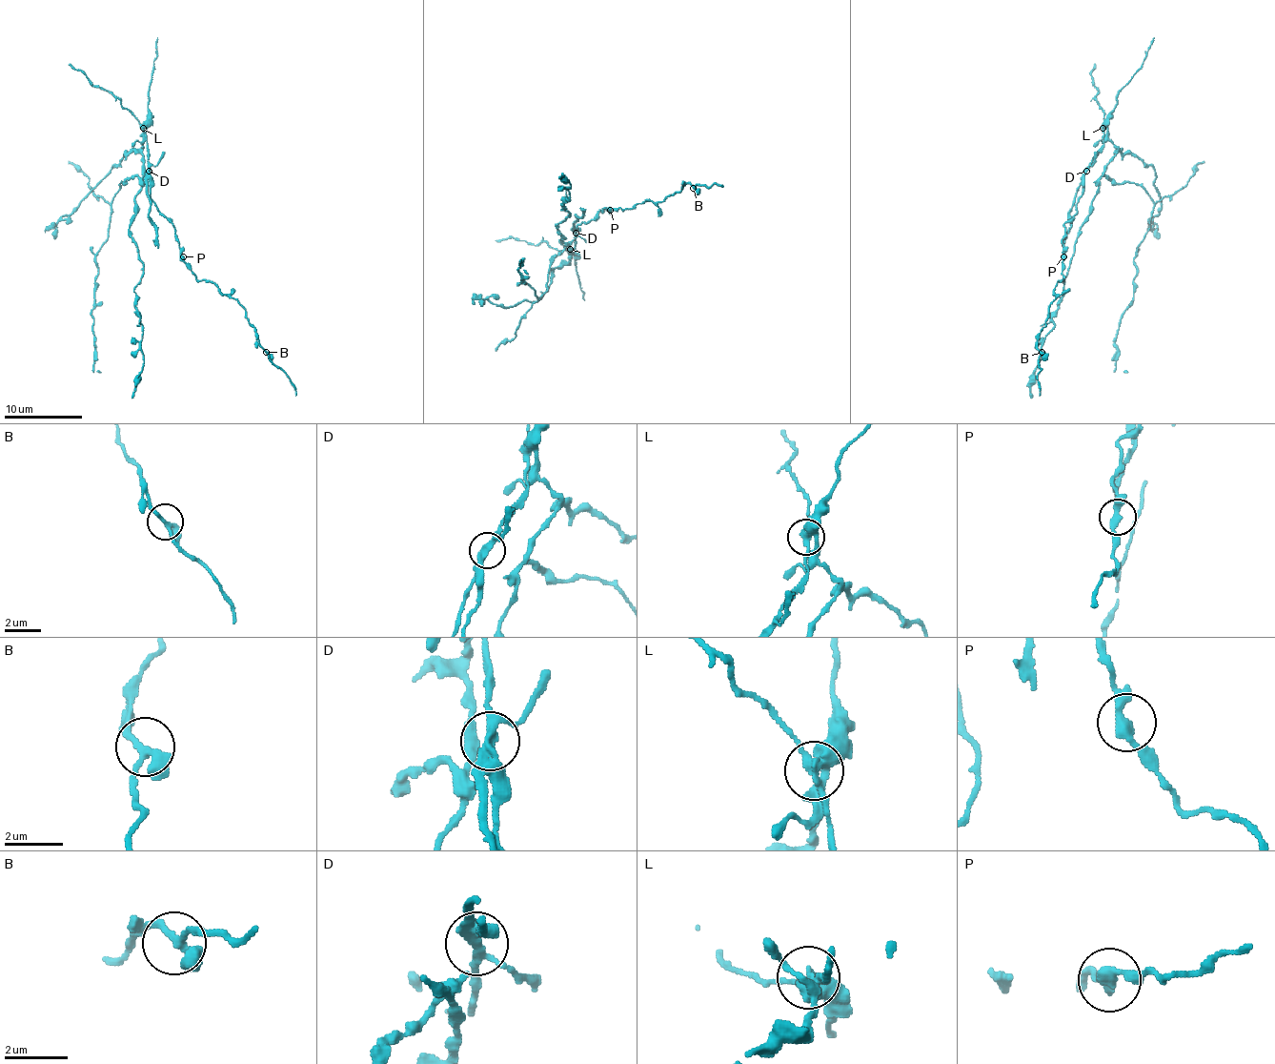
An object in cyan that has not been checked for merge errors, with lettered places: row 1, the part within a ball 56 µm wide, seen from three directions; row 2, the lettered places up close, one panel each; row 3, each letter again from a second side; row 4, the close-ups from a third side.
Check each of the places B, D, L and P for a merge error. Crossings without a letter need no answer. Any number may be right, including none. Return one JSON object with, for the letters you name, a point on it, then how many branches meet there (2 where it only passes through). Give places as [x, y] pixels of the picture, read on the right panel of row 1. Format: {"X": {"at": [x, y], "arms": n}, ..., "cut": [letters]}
{"D": {"at": [1086, 171], "arms": 3}, "L": {"at": [1102, 128], "arms": 3}, "cut": ["D", "L"]}

